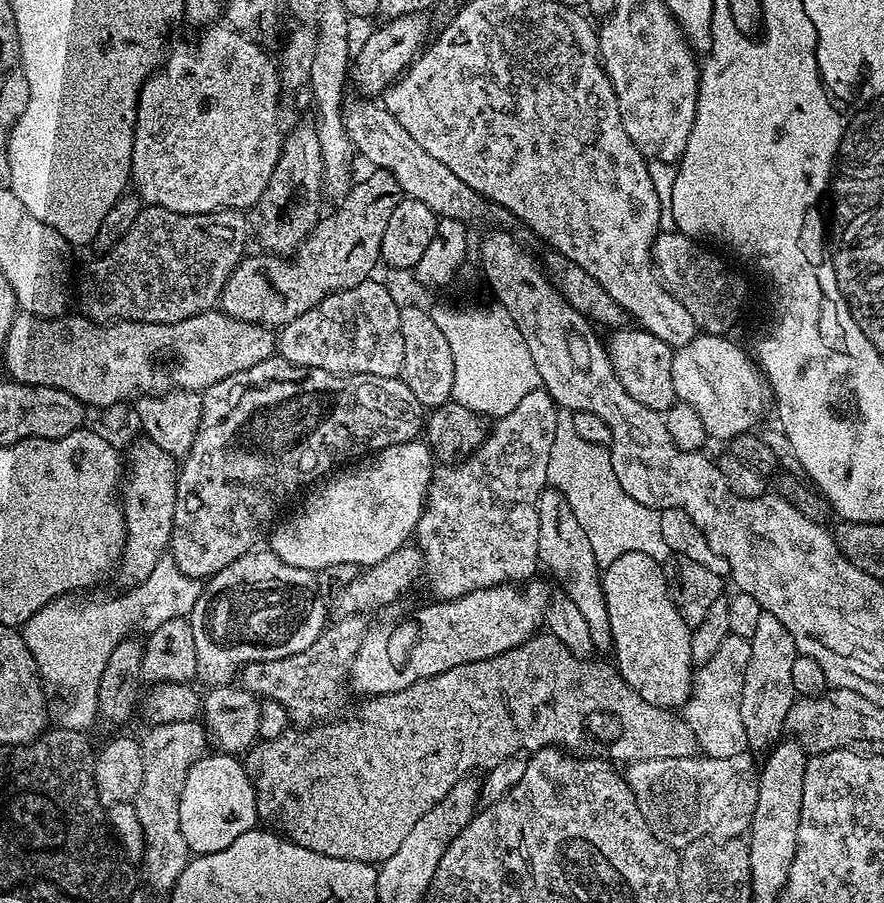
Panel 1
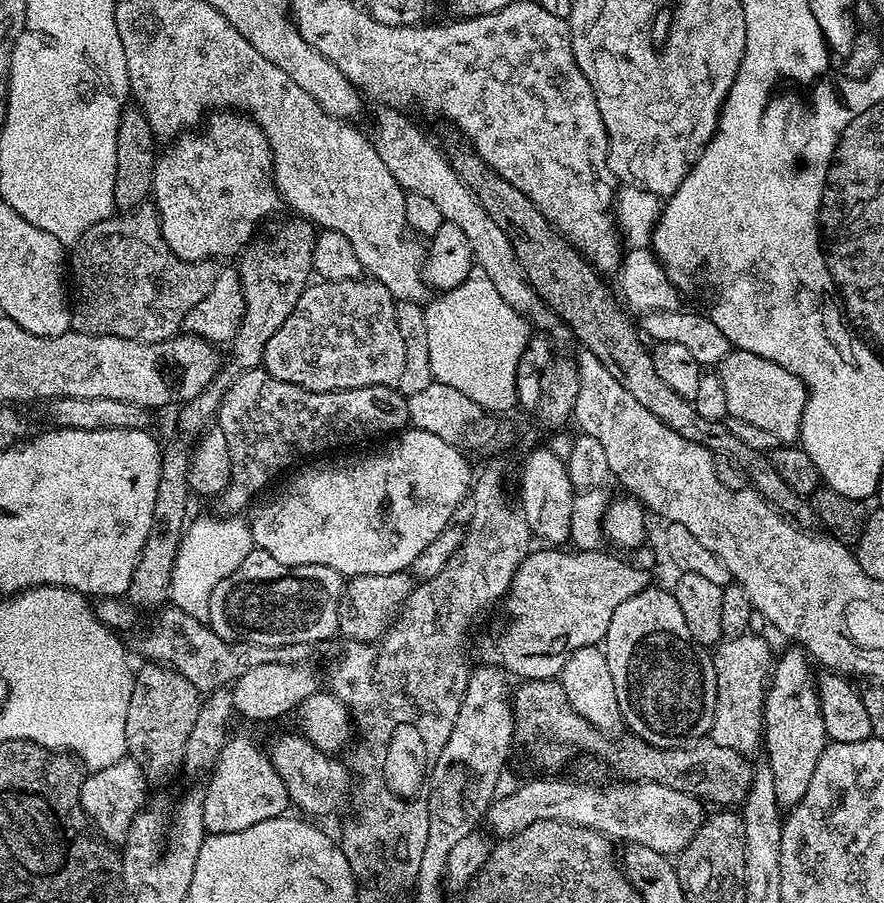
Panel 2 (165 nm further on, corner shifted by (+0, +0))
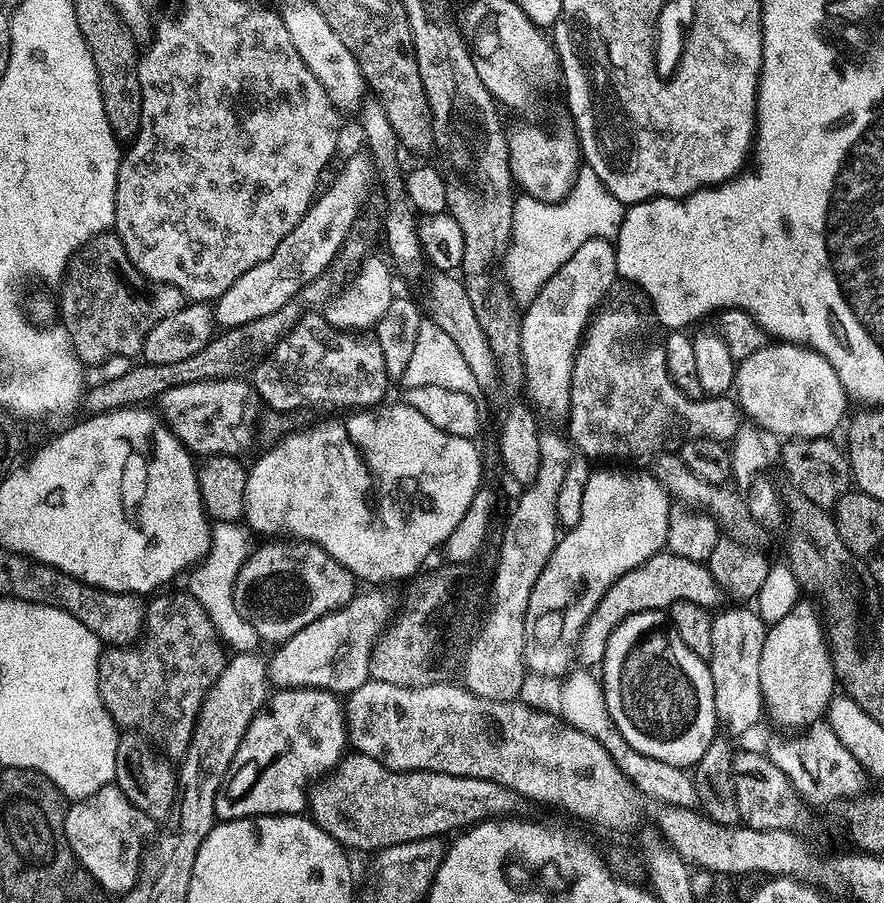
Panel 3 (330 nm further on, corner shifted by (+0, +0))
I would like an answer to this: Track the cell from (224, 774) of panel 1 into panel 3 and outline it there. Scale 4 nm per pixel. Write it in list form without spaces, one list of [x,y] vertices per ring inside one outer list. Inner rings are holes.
[[[286,688],[271,693],[270,699],[250,722],[234,762],[216,795],[216,819],[241,820],[247,816],[294,816],[308,807],[310,785],[335,768],[345,755],[348,725],[344,723],[345,705],[337,693],[327,688]]]

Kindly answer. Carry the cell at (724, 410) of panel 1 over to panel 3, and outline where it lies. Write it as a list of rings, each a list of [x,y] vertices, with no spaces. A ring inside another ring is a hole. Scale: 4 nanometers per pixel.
[[[783,342],[765,343],[764,347],[737,363],[734,399],[739,404],[741,413],[747,419],[749,416],[757,429],[763,430],[773,437],[782,436],[781,438],[788,440],[831,437],[833,435],[831,432],[840,423],[842,423],[841,425],[845,423],[844,411],[847,410],[848,404],[850,405],[850,398],[845,395],[844,387],[834,366],[830,366],[830,362],[826,362],[826,358],[822,358],[812,348]]]

